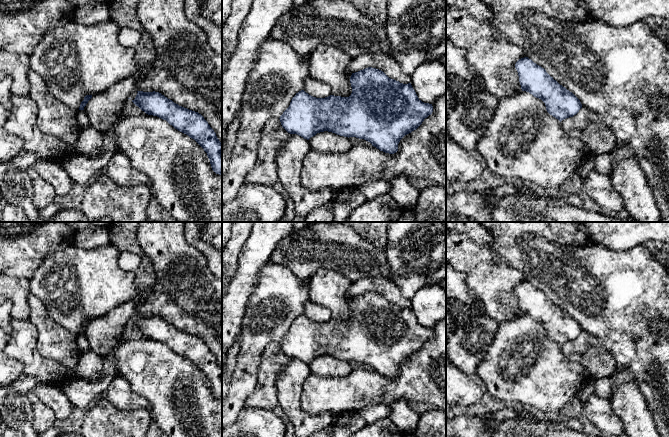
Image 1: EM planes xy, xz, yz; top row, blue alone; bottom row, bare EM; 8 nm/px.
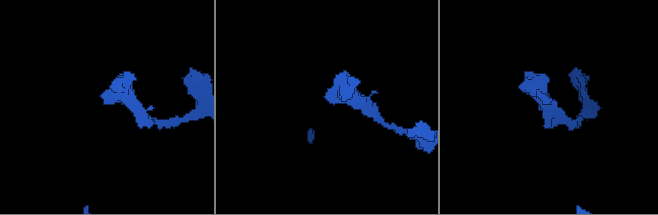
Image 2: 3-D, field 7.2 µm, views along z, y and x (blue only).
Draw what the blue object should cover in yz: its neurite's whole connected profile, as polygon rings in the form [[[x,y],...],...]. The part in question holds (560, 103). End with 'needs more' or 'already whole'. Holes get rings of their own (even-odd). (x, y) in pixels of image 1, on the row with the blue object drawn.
[[[528,57],[519,59],[515,68],[522,91],[541,99],[547,112],[560,122],[573,117],[582,108],[580,100]]] | already whole

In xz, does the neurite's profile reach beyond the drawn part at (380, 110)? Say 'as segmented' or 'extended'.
as segmented

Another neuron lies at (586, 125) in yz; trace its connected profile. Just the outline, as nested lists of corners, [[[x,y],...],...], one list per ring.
[[[582,106],[576,115],[562,120],[560,126],[565,134],[582,140],[593,155],[610,154],[616,146],[613,131],[586,107]]]

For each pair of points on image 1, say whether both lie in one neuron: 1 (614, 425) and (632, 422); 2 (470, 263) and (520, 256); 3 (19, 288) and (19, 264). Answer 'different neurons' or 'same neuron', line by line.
1: different neurons
2: different neurons
3: different neurons

